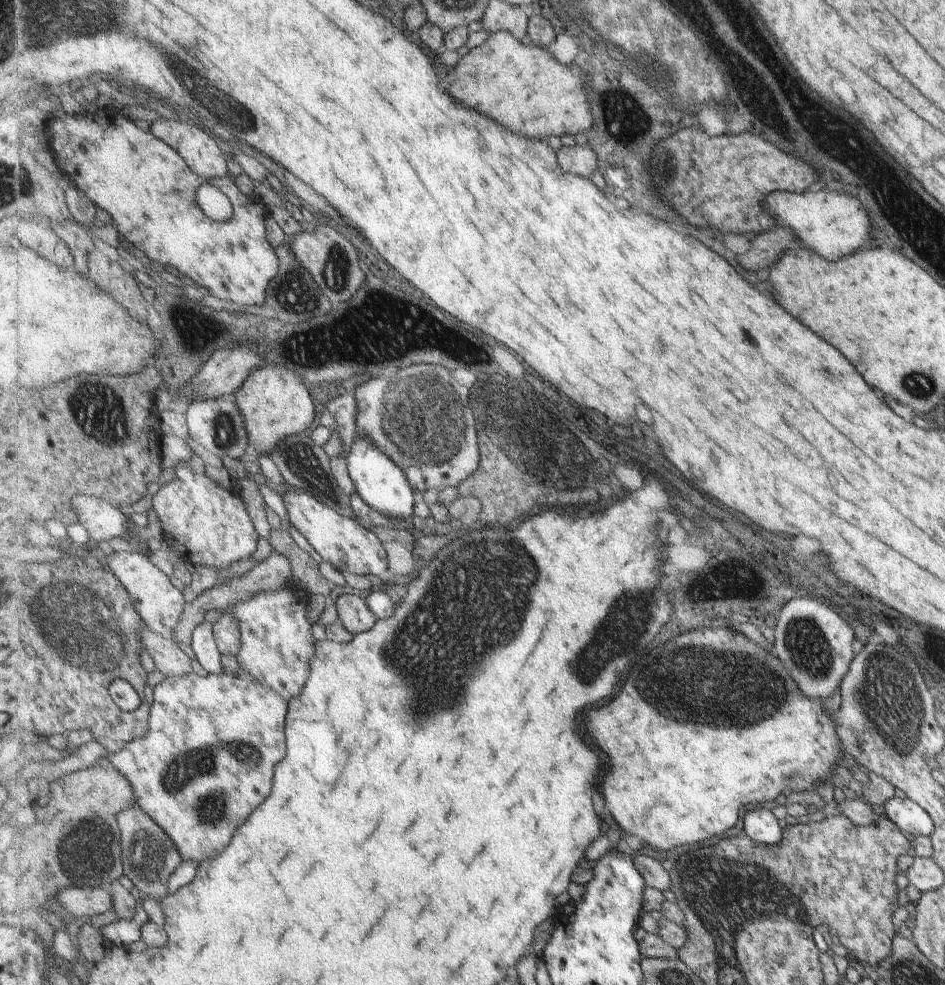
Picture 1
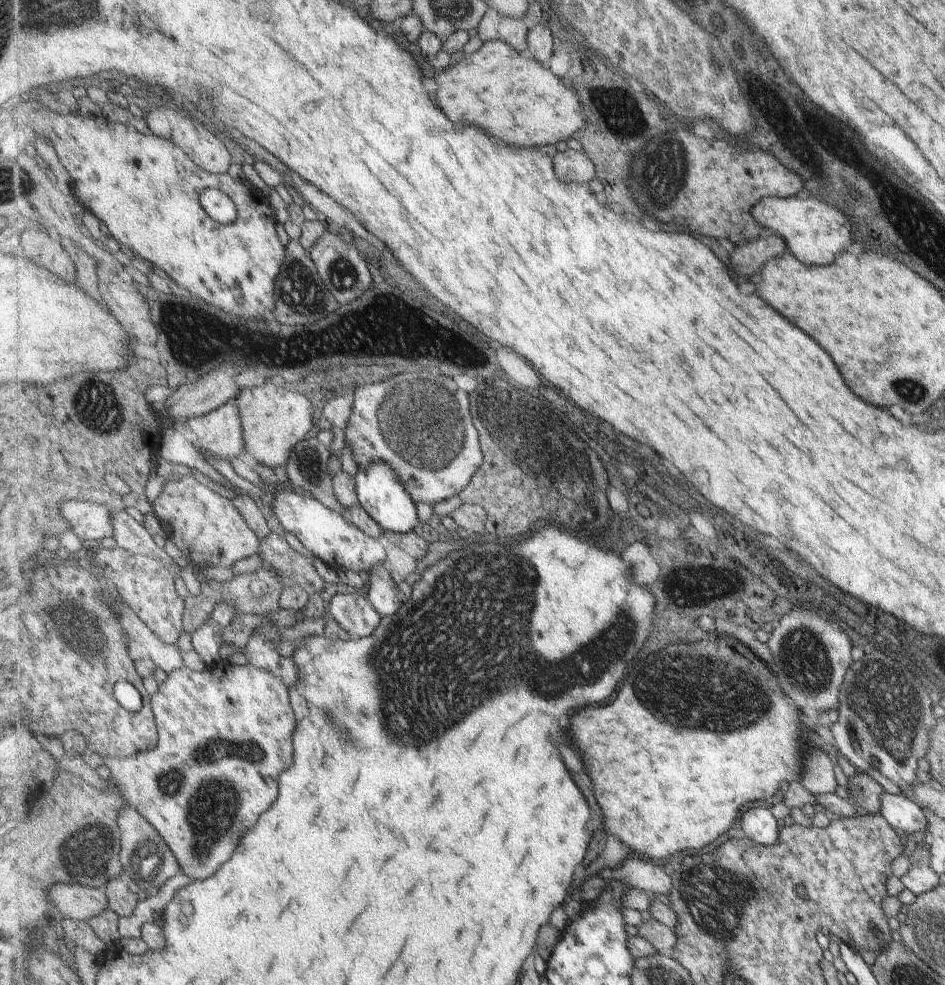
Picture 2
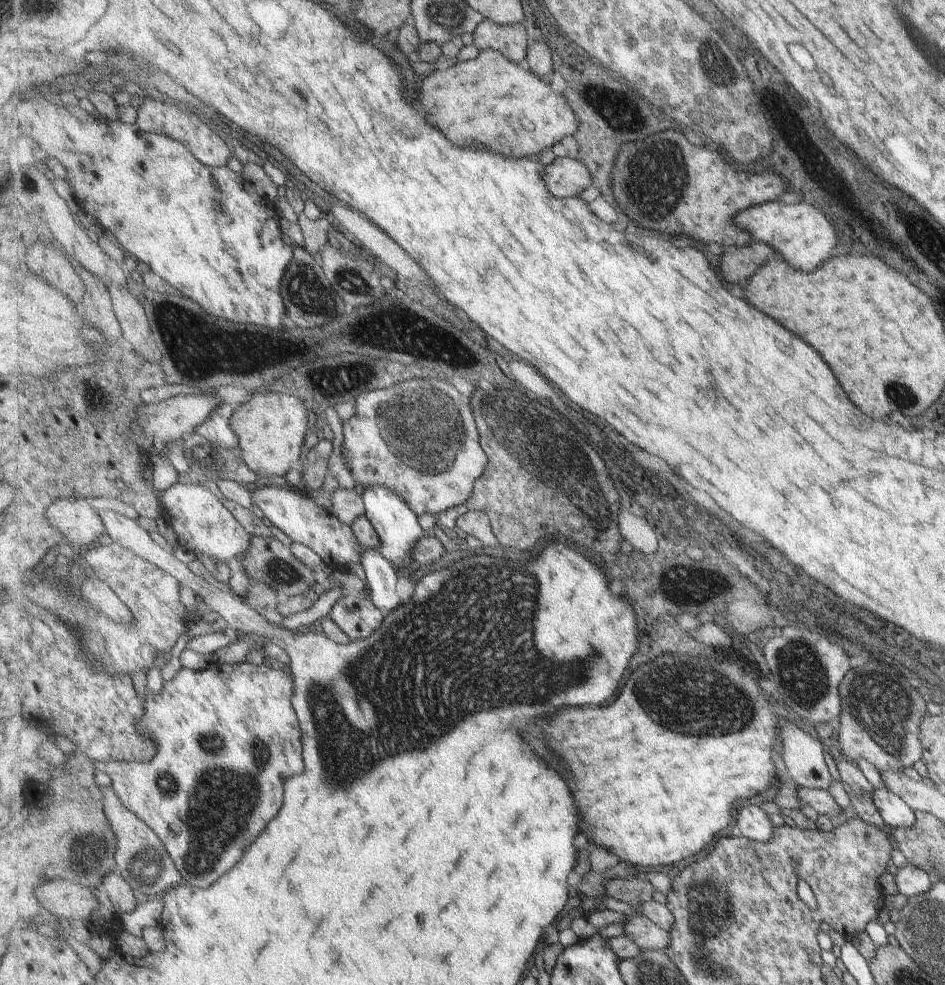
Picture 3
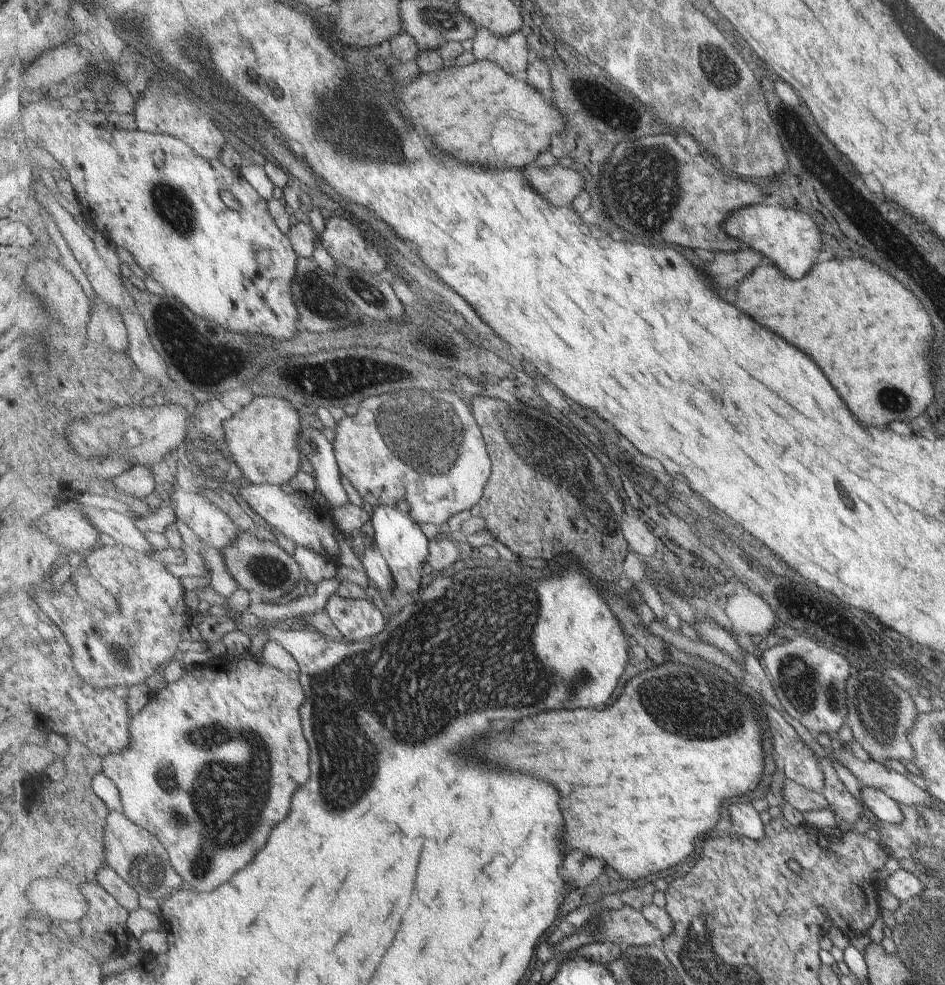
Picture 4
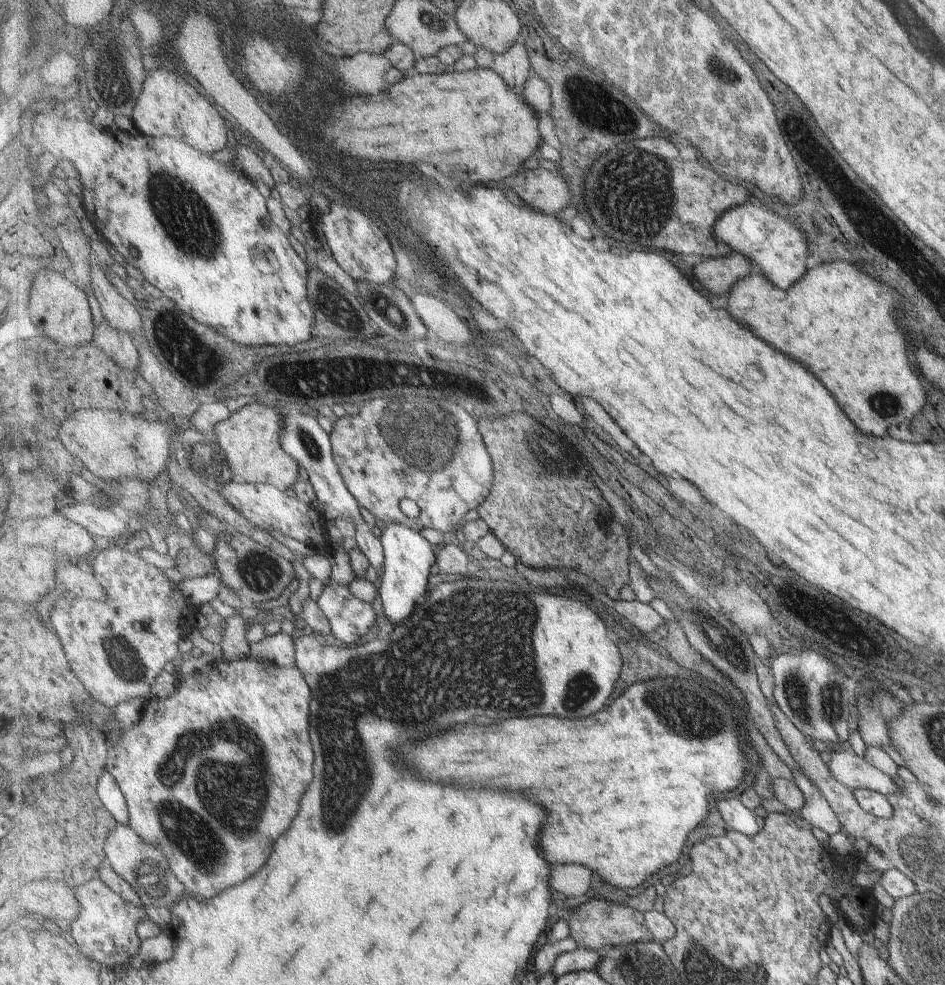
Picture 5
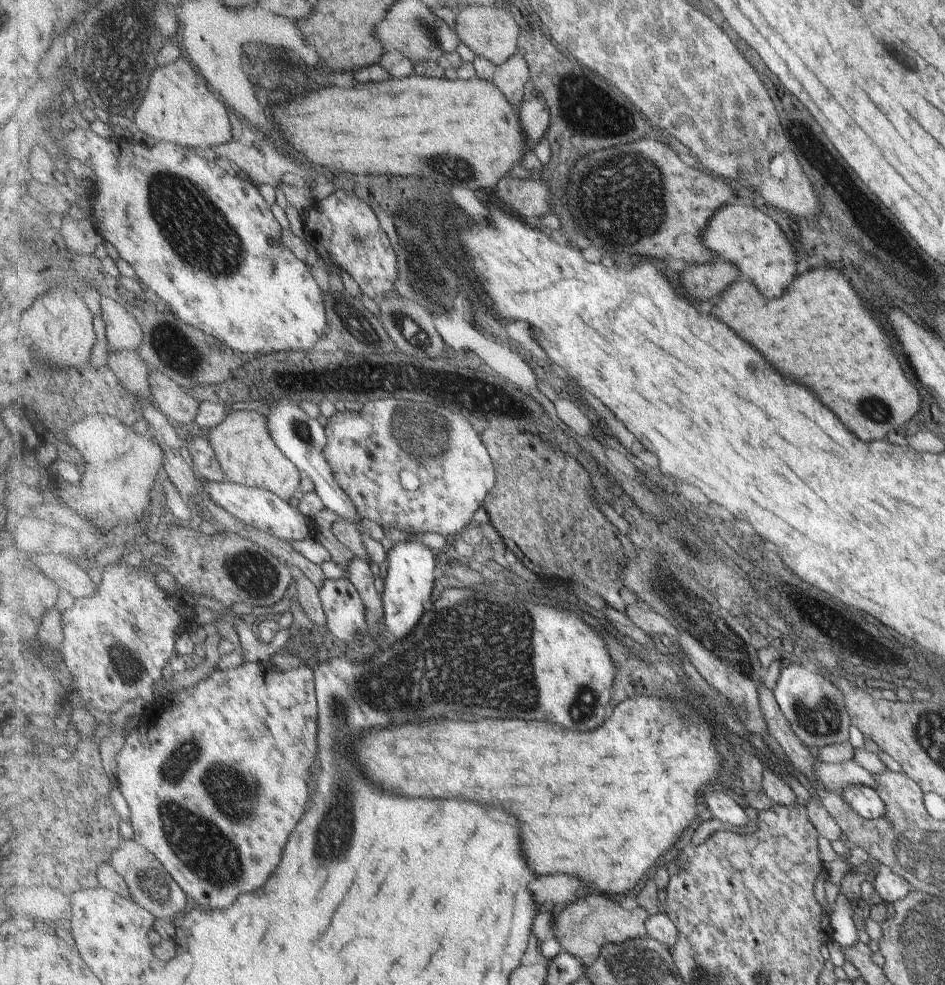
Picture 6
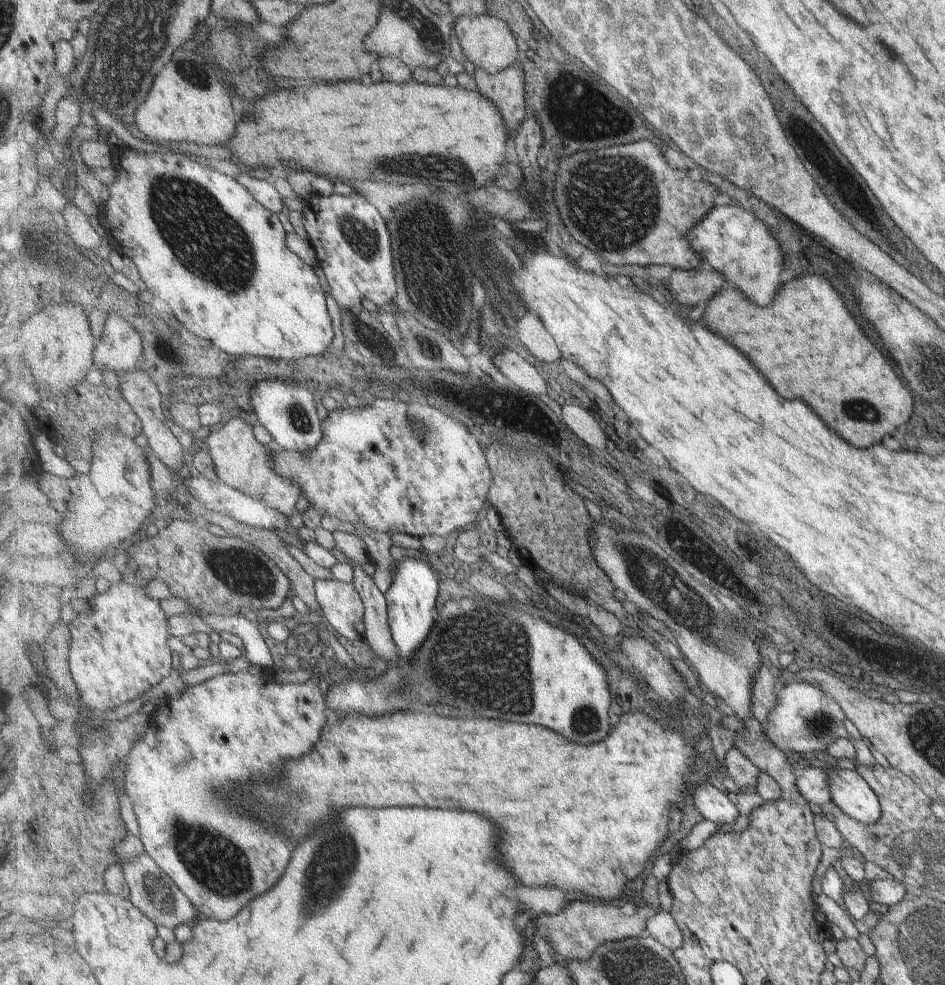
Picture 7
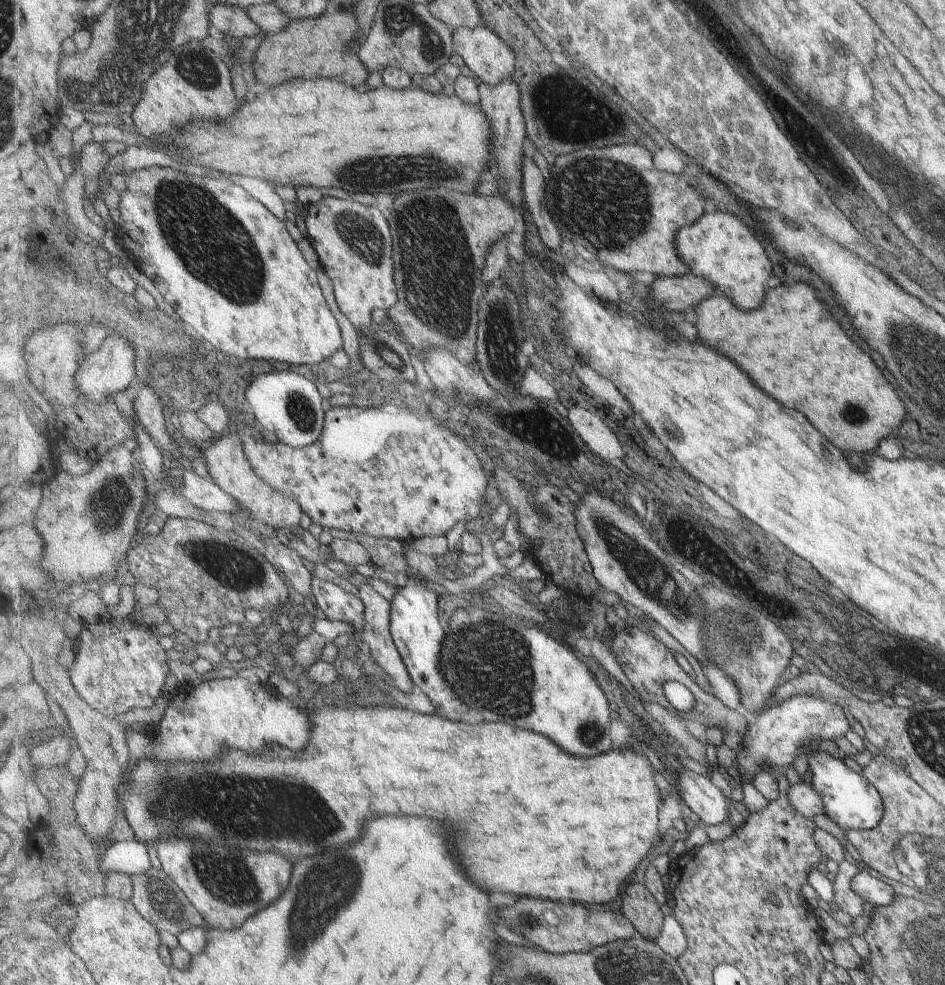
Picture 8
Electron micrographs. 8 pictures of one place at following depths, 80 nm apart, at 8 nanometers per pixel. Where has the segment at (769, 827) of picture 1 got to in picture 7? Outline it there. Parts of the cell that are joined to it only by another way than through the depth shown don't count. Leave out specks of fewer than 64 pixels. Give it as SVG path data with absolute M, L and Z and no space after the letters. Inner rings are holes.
M709 781L694 786L693 791L694 806L707 821L714 824L730 824L738 818L736 806Z

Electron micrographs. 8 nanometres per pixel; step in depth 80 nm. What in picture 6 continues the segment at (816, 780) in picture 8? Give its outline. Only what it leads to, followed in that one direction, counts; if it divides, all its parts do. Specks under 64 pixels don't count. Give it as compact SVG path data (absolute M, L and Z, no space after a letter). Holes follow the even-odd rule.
M853 784L847 786L840 796L843 801L852 807L862 818L882 818L884 817L884 804L876 790L872 790L870 785Z

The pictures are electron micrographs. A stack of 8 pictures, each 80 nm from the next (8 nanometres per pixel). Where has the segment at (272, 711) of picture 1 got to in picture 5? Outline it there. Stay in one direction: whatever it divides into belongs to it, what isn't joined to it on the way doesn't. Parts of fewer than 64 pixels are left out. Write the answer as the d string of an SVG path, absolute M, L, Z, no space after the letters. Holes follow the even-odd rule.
M256 658L227 665L213 665L207 674L198 678L189 676L181 680L175 694L166 696L165 699L154 697L145 702L142 720L129 727L123 734L122 740L112 749L108 760L108 771L117 778L128 799L131 826L144 840L161 847L166 856L169 856L175 875L186 885L192 897L212 900L220 896L224 890L242 884L248 878L254 878L270 862L280 836L284 836L290 830L292 822L298 818L302 798L306 796L310 784L314 782L316 752L311 737L313 698L314 689L298 664L293 667L273 666L272 663Z

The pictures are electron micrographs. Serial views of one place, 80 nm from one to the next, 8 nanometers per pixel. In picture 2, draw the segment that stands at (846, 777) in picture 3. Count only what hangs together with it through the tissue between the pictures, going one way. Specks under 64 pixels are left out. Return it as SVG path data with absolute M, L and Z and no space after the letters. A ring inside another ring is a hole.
M858 771L848 777L847 791L856 798L856 805L862 814L881 815L879 796L884 790L867 772Z

